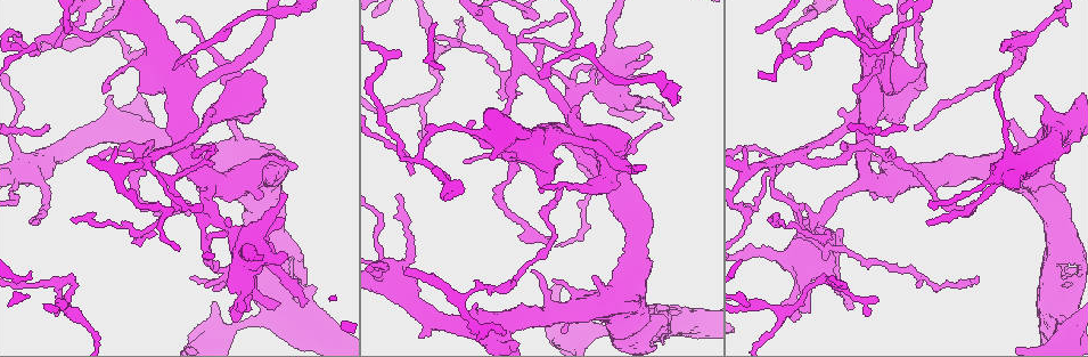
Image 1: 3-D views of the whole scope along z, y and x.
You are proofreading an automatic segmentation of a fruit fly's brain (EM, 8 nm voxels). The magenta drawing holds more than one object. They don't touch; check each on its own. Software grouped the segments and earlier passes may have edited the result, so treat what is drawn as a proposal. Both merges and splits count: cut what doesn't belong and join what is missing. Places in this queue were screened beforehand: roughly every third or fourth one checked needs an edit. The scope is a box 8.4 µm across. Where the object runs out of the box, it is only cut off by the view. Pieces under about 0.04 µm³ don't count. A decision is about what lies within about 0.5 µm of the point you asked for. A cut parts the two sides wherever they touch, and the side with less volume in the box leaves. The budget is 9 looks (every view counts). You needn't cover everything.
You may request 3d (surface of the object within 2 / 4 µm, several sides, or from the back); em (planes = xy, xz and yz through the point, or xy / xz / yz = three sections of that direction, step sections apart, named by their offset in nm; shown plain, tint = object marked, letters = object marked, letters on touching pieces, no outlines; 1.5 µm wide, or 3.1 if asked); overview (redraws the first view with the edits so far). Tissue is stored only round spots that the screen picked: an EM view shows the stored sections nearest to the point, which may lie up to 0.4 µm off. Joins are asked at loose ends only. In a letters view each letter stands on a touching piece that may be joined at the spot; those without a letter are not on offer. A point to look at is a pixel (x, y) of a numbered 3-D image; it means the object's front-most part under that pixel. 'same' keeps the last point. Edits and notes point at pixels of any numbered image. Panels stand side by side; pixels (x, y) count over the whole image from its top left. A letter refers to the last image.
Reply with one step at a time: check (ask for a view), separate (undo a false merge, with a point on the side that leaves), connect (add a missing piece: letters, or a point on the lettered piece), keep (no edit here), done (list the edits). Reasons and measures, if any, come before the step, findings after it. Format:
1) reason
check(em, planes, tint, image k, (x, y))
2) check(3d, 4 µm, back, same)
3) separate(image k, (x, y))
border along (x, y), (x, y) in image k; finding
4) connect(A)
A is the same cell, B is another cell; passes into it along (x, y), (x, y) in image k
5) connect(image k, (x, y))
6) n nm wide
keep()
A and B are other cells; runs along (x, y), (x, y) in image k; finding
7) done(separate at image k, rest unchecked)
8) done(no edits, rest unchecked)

an open end
check(em, yz, step 8, tint, image 1, (436, 39))

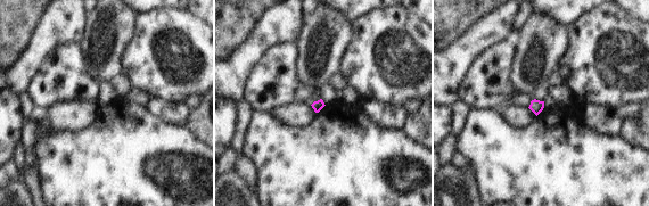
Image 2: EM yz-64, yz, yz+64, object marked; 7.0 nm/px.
cut it another way
check(em, planes, letters, same)

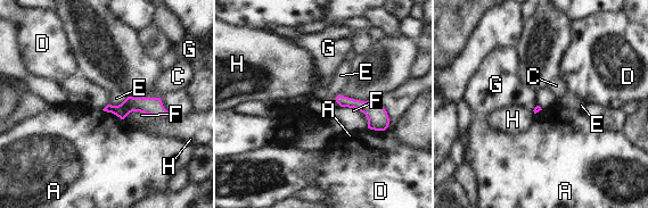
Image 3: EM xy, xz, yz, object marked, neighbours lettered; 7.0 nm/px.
keep()
A, C, D, E, F, G and H are other cells; runs along (108, 108), (154, 106), (164, 113) in image 3; no lettered piece goes on from it

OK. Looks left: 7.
free end
check(em, planes, letters, image 1, (408, 270))

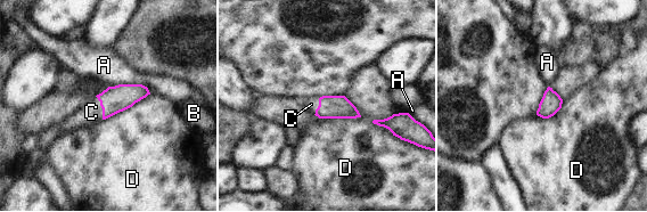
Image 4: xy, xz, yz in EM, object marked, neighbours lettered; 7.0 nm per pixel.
connect(C)
C is the same cell, A, B and D are other cells; the cell continues

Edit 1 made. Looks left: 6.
see it whole again
check(overview)

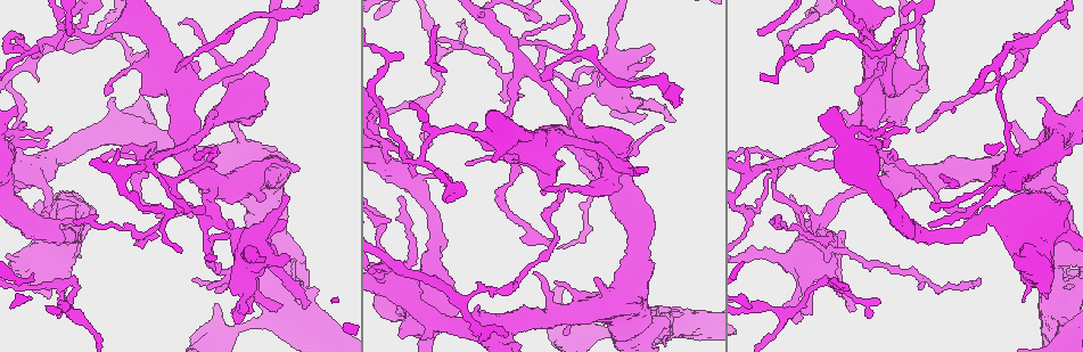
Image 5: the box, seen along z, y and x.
free end
check(3d, 4 µm, image 5, (505, 334))

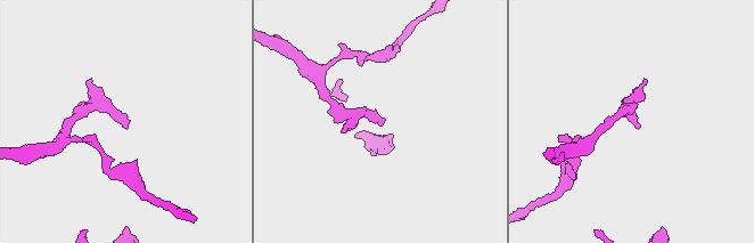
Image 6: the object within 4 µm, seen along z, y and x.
now the EM
check(em, yz, step 4, letters, image 6, (381, 124))

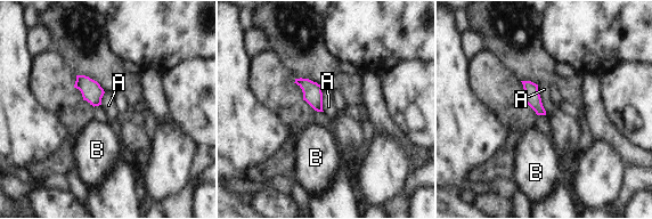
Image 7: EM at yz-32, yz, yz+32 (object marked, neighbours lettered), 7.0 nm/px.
keep()
A and B are other cells; border along (537, 84), (540, 102), (546, 114) in image 7; no lettered piece goes on from it

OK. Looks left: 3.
tapers out
check(em, xy, step 4, tint, image 5, (542, 73))

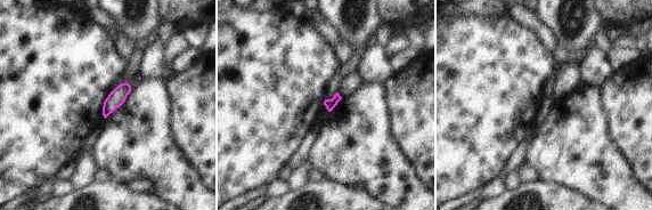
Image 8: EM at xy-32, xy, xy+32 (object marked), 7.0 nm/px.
another direction
check(em, planes, letters, same)

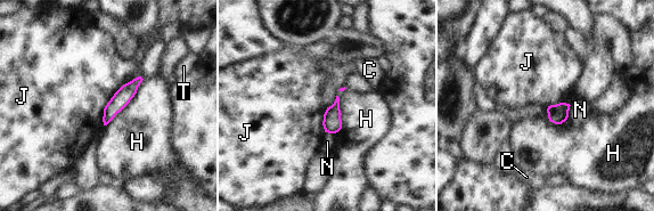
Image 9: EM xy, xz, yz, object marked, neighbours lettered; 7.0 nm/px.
120 nm wide
keep()
C, H, J, N and T are other cells; border along (140, 75), (114, 94), (103, 124) in image 9; no lettered piece goes on from it

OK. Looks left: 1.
done(connect at image 4, rest unchecked)

